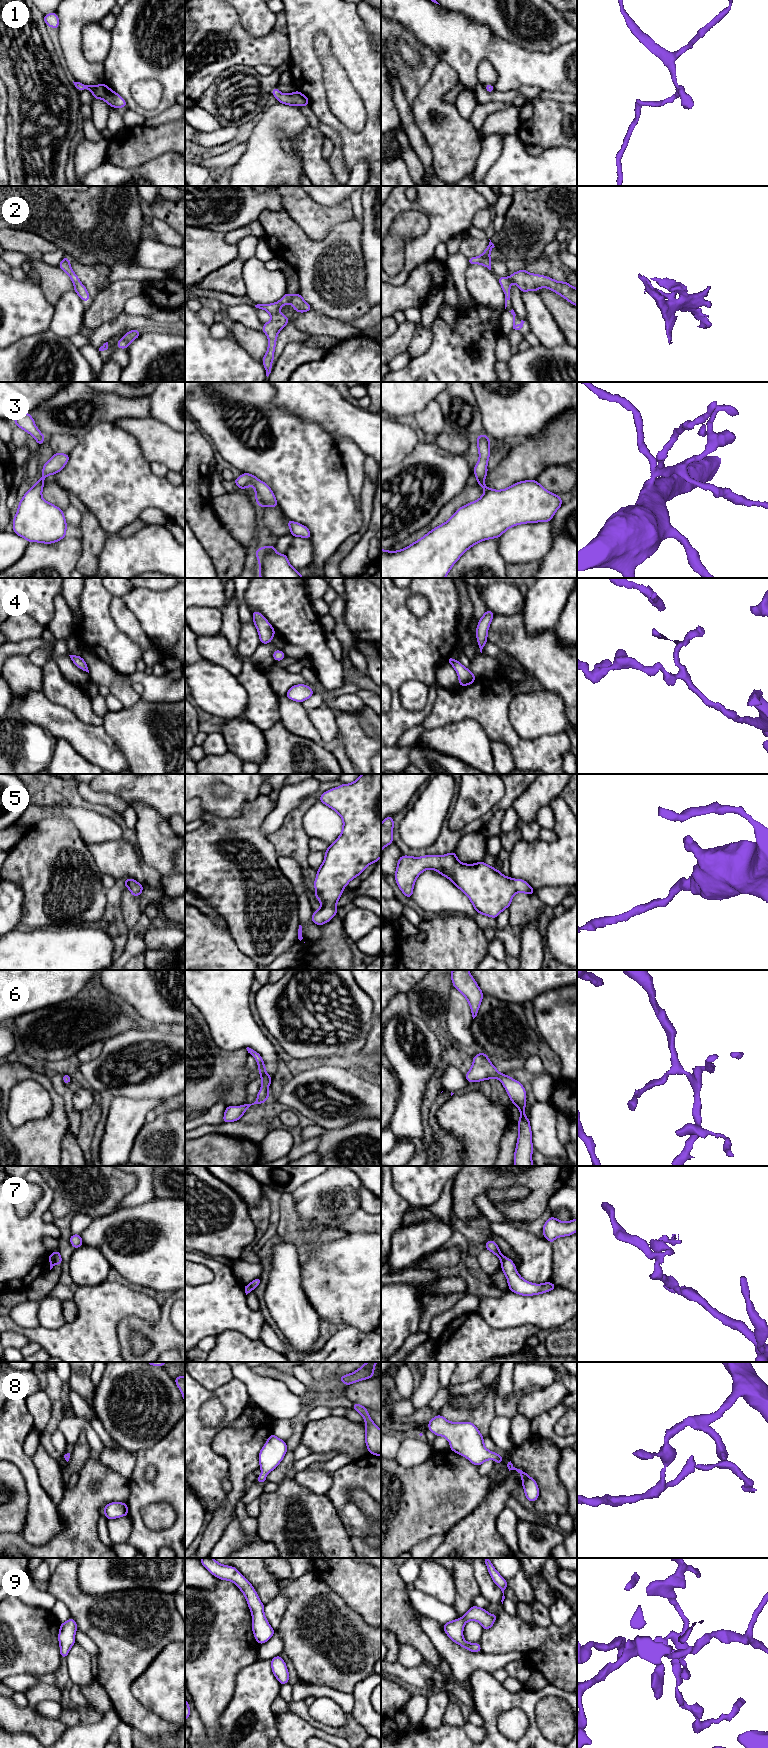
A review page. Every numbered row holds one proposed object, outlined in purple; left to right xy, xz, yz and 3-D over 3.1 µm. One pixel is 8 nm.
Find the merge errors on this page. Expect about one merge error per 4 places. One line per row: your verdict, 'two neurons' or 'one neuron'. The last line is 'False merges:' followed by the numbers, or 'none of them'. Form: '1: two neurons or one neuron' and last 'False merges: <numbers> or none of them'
1: one neuron
2: one neuron
3: one neuron
4: one neuron
5: one neuron
6: one neuron
7: two neurons
8: one neuron
9: one neuron
False merges: 7

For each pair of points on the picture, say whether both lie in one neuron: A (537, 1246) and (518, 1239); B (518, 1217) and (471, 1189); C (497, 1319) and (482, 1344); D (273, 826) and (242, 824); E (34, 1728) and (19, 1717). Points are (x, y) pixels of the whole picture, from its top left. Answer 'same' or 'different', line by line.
A: same
B: same
C: different
D: different
E: same

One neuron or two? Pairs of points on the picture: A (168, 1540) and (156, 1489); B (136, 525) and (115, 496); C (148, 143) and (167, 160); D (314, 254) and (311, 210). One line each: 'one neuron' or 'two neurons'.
A: one neuron
B: two neurons
C: two neurons
D: two neurons

